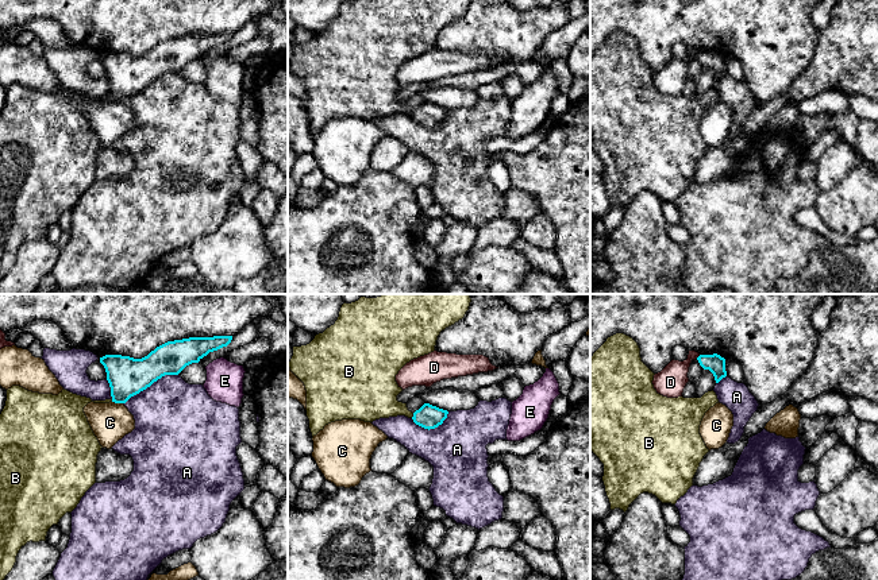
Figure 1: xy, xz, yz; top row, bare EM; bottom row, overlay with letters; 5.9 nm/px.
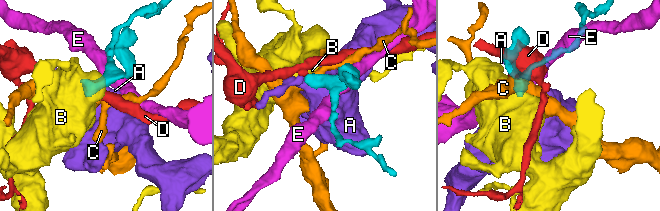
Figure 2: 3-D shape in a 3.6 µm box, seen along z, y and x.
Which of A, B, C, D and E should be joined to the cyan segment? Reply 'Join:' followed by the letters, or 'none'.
Join: B

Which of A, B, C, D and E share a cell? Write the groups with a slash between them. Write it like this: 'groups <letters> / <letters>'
groups A / B / C / D / E

